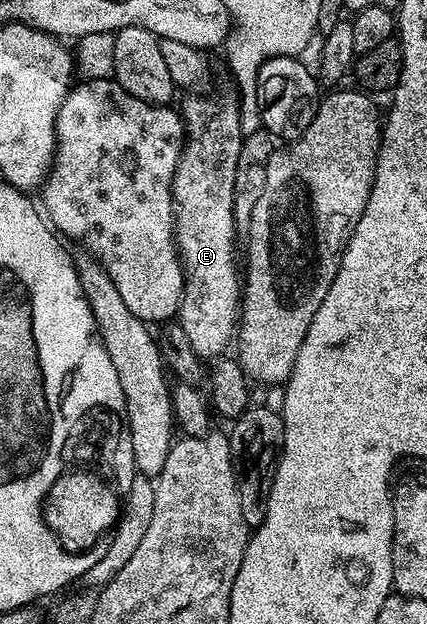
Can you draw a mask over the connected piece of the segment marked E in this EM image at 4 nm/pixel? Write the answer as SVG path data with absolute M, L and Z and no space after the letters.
M198 94L195 98L186 98L180 105L182 123L186 129L186 144L182 148L182 155L176 164L176 172L172 176L172 200L174 201L174 244L178 248L178 260L182 263L182 274L186 279L182 285L182 299L178 302L176 323L184 330L188 343L203 360L215 360L227 353L226 345L233 343L236 338L236 327L240 322L240 258L234 255L234 241L240 238L240 231L236 228L232 216L232 184L236 184L236 156L240 156L240 144L243 140L242 129L240 128L240 112L237 101L230 98L205 98Z

